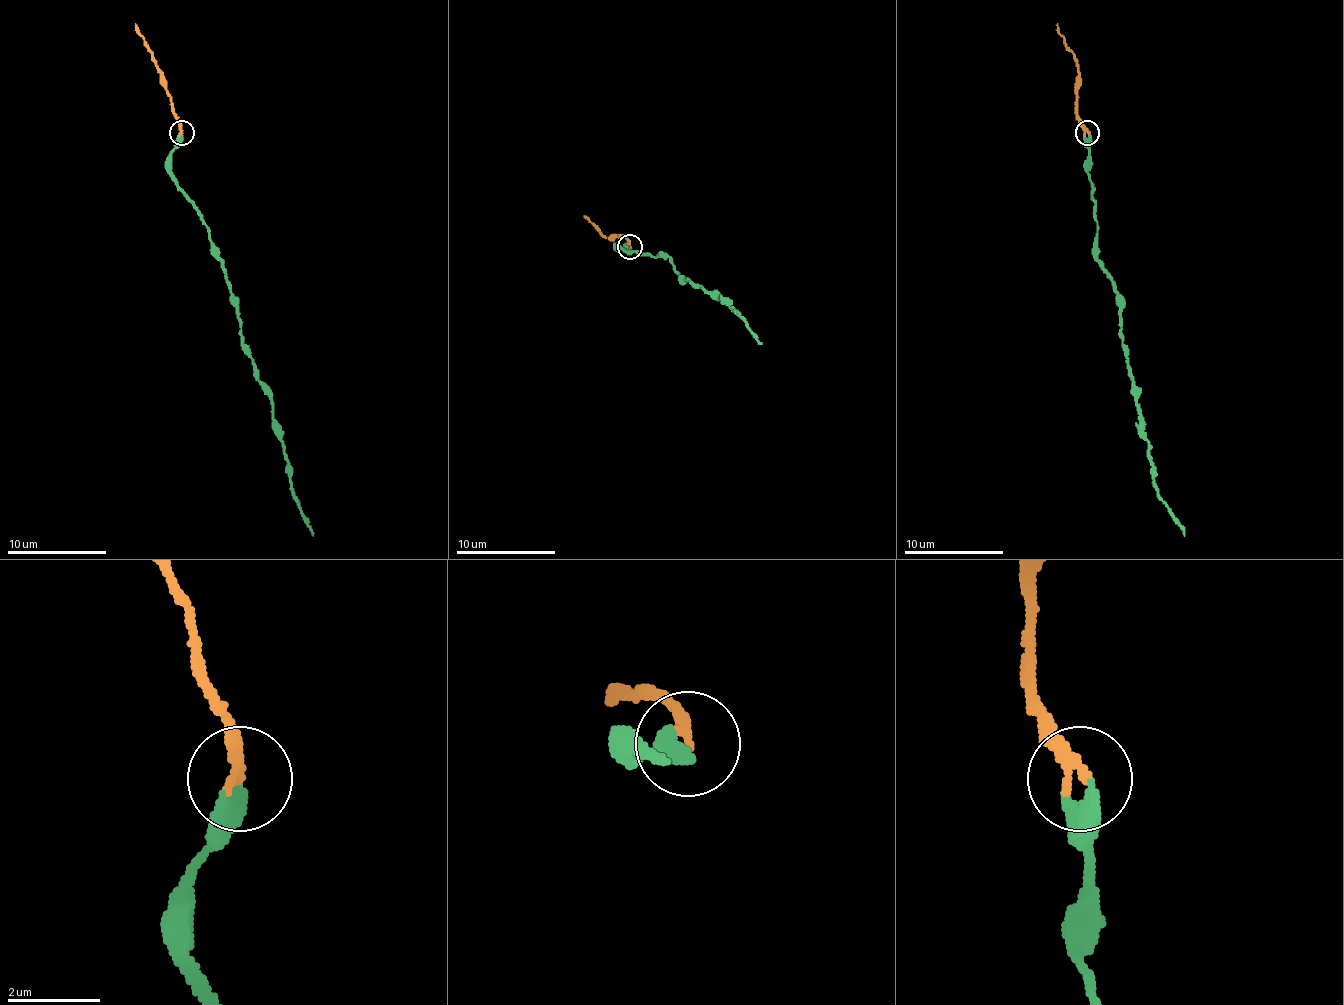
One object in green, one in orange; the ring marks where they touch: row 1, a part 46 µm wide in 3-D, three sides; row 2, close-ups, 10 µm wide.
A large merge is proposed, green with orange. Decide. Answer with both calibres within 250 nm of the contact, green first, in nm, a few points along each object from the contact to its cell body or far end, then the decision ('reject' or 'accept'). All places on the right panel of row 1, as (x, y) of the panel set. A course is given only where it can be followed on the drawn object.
320 nm thick on the green side, 260 nm on the other; green runs (1088, 132), (1098, 257), (1120, 309), (1122, 351), (1140, 406), (1140, 430), (1155, 490), (1185, 535); orange runs (1088, 132), (1078, 115), (1078, 65), (1058, 23); accept

